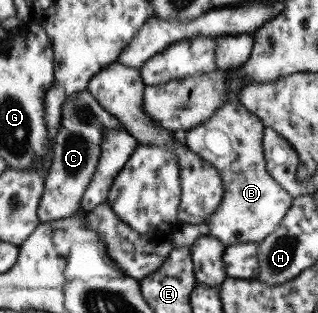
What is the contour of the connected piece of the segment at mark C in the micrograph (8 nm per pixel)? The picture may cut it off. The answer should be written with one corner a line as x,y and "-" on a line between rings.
87,90
74,93
62,105
62,121
54,137
52,163
44,181
44,191
39,201
38,219
42,223
66,219
81,208
81,201
90,178
100,159
102,137
108,129
124,125
108,113

